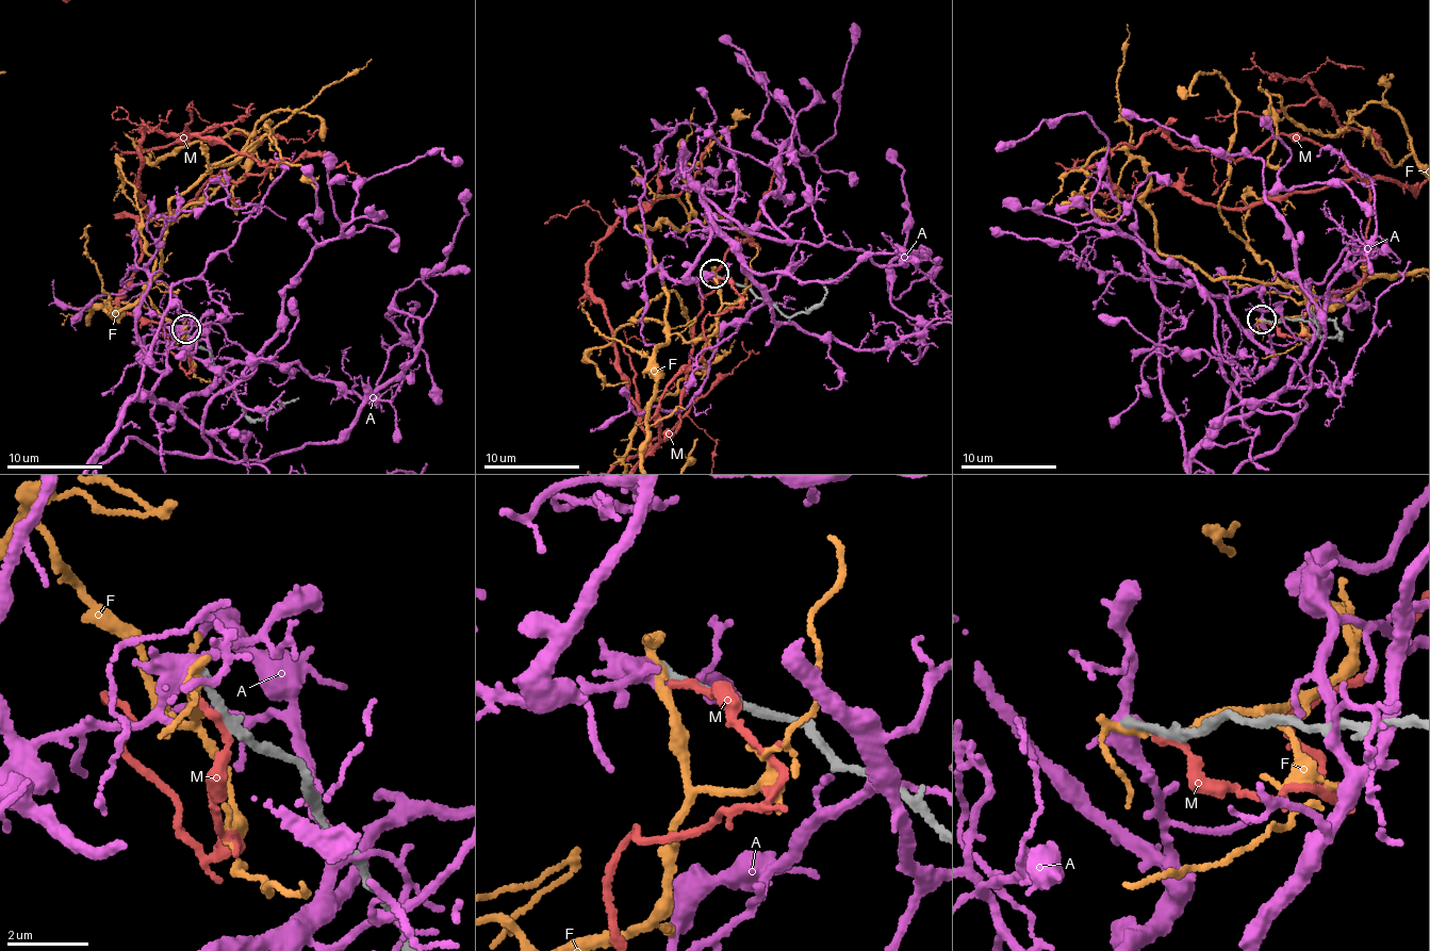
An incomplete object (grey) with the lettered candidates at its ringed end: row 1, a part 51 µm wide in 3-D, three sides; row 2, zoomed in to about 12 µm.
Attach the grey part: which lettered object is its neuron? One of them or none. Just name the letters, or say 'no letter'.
no letter

